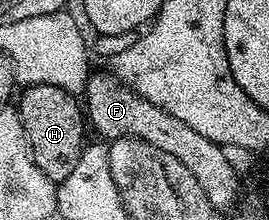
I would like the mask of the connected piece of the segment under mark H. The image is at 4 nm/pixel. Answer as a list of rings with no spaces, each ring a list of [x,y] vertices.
[[[29,85],[23,90],[18,108],[24,134],[28,140],[28,150],[37,167],[54,183],[66,179],[74,167],[78,167],[78,159],[86,148],[86,113],[81,102],[62,87],[49,85]]]

